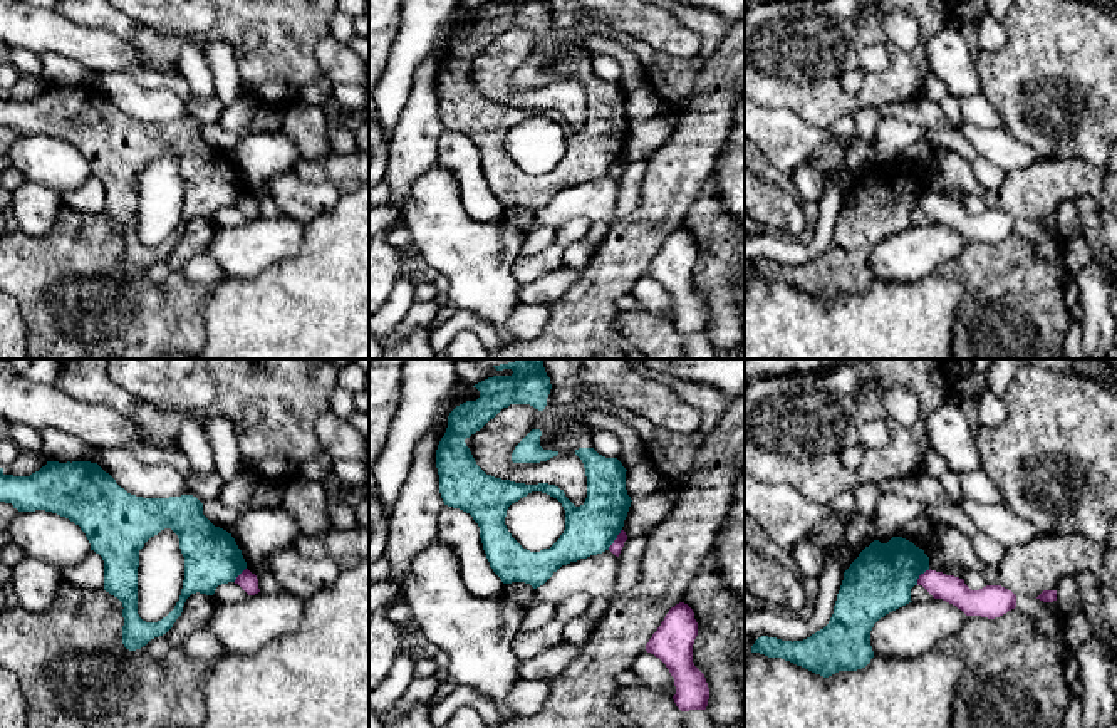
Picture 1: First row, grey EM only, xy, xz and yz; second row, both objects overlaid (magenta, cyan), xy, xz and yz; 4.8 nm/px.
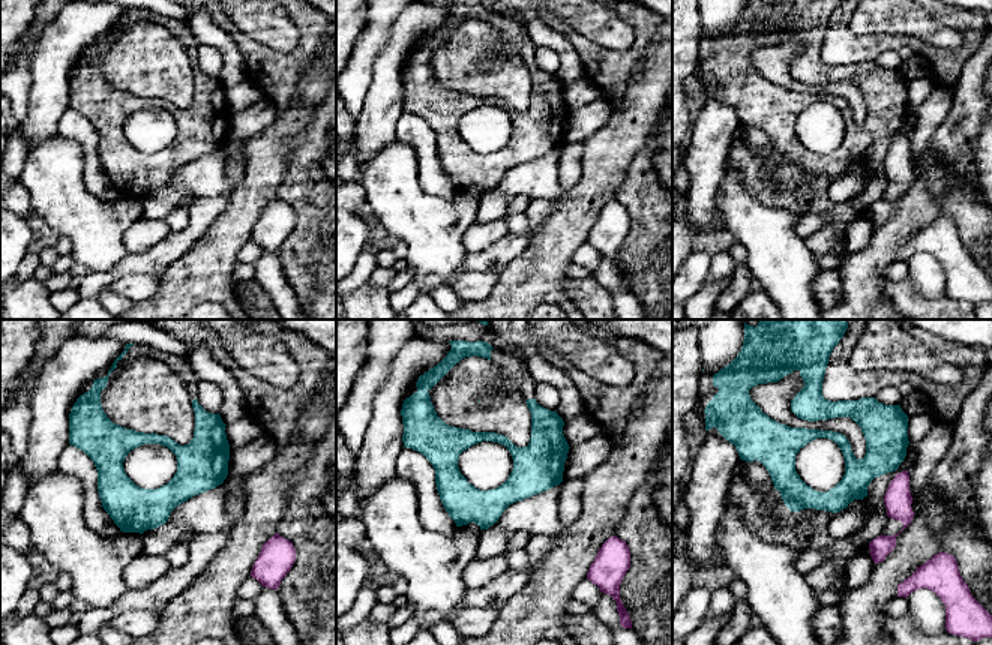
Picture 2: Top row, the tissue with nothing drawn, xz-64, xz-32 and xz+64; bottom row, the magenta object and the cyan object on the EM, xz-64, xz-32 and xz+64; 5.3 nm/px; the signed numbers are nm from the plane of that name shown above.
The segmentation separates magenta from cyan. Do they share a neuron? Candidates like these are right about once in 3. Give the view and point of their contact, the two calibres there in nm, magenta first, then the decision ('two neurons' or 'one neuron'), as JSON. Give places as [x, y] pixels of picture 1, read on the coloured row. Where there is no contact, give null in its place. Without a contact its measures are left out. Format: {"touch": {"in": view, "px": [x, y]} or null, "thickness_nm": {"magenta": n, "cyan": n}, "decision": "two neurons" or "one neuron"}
{"touch": {"in": "xz", "px": [616, 539]}, "thickness_nm": {"magenta": 60, "cyan": 240}, "decision": "two neurons"}

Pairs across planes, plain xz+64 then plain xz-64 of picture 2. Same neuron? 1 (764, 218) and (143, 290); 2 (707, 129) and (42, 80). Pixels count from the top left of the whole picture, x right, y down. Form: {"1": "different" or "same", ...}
{"1": "different", "2": "same"}

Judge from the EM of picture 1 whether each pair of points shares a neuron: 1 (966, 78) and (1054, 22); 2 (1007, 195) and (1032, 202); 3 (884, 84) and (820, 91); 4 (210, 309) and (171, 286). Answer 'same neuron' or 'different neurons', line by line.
1: different neurons
2: same neuron
3: same neuron
4: different neurons

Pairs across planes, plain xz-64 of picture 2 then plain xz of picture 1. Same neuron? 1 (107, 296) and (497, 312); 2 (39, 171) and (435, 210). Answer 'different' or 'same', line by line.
1: different
2: same

